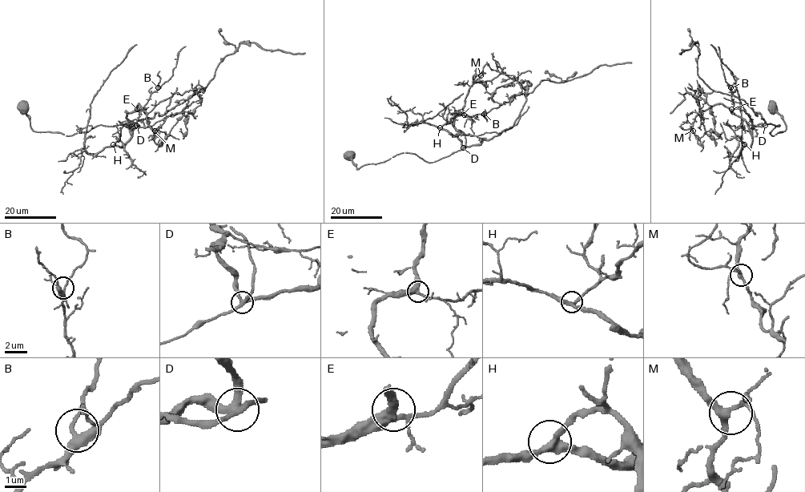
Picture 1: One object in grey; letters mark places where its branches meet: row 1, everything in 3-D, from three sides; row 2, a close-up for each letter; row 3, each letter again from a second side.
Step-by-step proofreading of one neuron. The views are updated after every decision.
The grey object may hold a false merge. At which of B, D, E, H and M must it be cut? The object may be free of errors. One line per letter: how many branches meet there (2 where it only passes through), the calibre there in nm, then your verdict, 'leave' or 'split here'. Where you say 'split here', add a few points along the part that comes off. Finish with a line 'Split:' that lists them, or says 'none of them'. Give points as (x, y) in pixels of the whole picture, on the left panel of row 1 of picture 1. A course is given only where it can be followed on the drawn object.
B: 4 branches meet; 320 nm thick; leave
D: 4 branches meet; 300 nm thick; leave
E: 4 branches meet; 400 nm thick; leave
H: 3 branches meet; 320 nm thick; leave
M: 4 branches meet; 280 nm thick; leave
Split: none of them

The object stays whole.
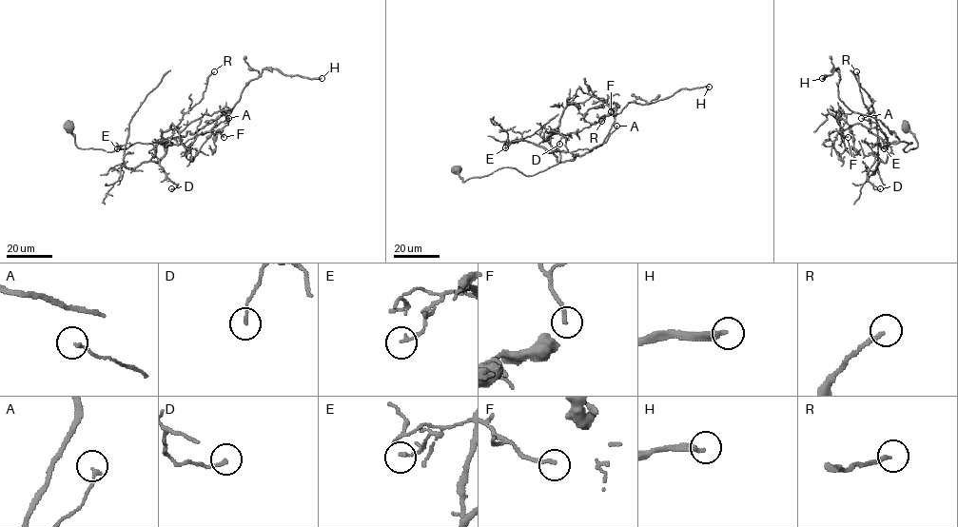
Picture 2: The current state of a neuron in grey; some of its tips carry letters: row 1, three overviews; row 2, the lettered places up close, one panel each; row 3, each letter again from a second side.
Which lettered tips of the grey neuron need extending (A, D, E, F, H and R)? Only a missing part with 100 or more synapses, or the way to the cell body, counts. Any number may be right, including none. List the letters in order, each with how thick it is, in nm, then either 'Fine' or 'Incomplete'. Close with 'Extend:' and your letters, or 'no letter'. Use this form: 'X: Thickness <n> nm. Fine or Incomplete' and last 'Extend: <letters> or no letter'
A: Thickness 150 nm. Fine
D: Thickness 130 nm. Fine
E: Thickness 130 nm. Fine
F: Thickness 180 nm. Fine
H: Thickness 280 nm. Incomplete
R: Thickness 180 nm. Fine
Extend: H

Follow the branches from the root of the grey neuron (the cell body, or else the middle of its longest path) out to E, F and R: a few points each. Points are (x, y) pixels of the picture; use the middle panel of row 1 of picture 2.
E: (457, 169), (465, 182), (505, 166), (532, 176), (557, 163), (553, 150), (525, 141), (512, 141), (505, 147)
F: (457, 169), (465, 182), (505, 166), (532, 176), (555, 165), (559, 150), (549, 136), (578, 87), (611, 111)
R: (457, 169), (462, 182), (505, 166), (532, 176), (560, 160), (551, 134), (601, 121)

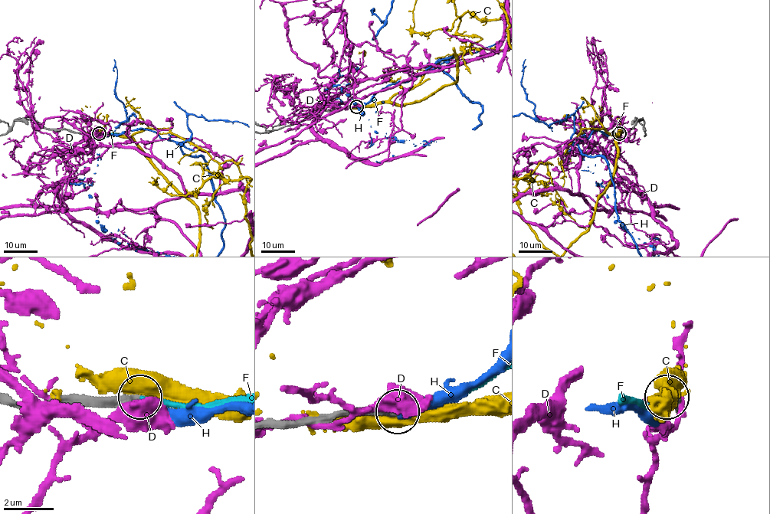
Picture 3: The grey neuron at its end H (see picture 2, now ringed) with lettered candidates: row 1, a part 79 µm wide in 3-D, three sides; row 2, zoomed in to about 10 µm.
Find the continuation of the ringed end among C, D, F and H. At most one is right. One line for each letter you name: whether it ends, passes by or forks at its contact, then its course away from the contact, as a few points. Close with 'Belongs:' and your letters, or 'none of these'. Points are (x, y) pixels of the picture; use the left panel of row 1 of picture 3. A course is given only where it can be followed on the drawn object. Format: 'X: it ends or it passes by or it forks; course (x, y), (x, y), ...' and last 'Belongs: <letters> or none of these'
Belongs: none of these

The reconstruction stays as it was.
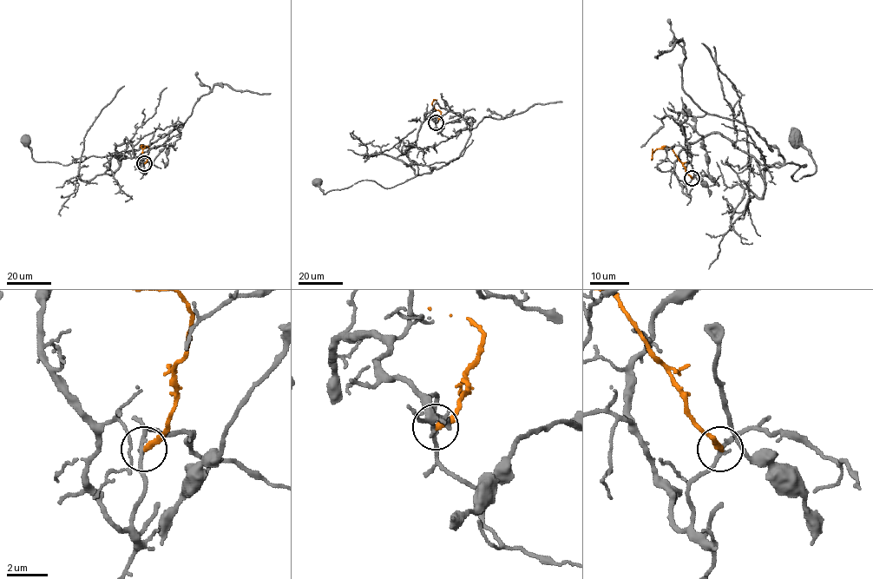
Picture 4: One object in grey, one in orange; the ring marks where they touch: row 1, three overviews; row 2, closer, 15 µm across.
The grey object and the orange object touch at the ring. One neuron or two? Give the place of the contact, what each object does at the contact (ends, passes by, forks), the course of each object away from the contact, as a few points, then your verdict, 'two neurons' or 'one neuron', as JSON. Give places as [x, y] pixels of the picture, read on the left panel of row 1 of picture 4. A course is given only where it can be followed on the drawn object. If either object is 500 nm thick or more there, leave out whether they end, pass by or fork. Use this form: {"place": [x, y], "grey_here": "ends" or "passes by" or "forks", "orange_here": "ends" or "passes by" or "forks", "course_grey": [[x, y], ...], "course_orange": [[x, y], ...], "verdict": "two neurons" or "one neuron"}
{"place": [144, 163], "grey_here": "passes by", "orange_here": "ends", "course_grey": [[143, 163], [141, 172], [126, 137], [115, 150], [126, 156], [90, 156], [66, 165], [36, 161], [25, 141]], "course_orange": [[144, 163], [147, 159], [147, 146], [141, 147], [141, 153]], "verdict": "two neurons"}

